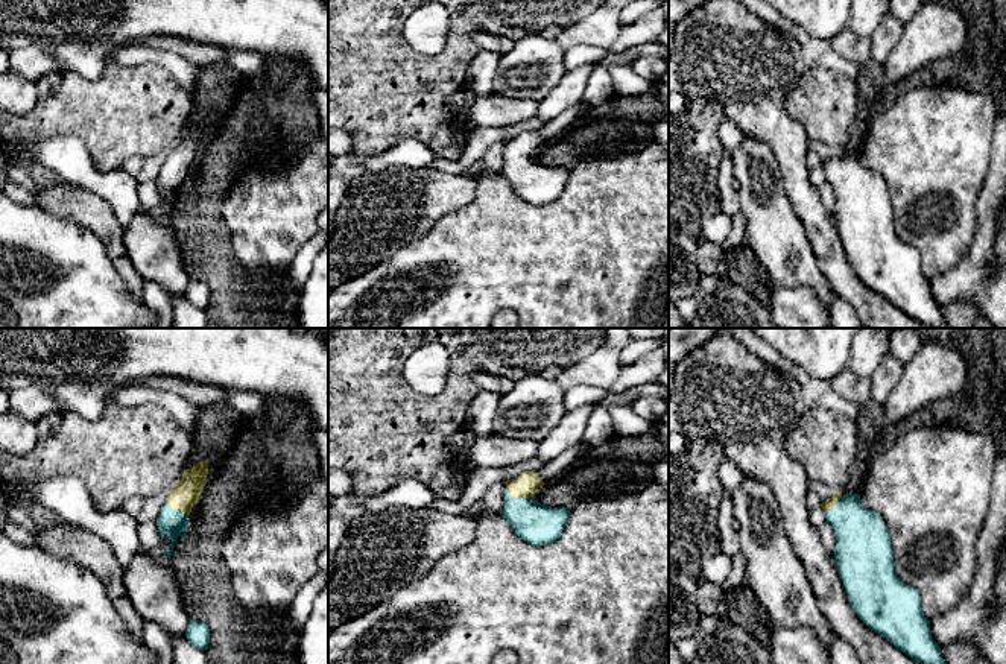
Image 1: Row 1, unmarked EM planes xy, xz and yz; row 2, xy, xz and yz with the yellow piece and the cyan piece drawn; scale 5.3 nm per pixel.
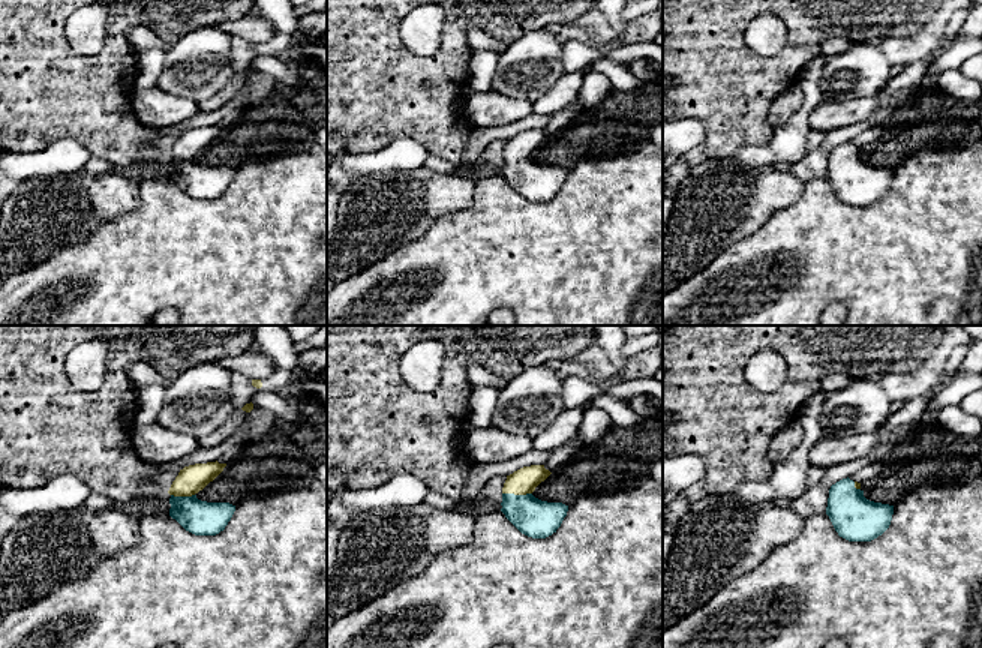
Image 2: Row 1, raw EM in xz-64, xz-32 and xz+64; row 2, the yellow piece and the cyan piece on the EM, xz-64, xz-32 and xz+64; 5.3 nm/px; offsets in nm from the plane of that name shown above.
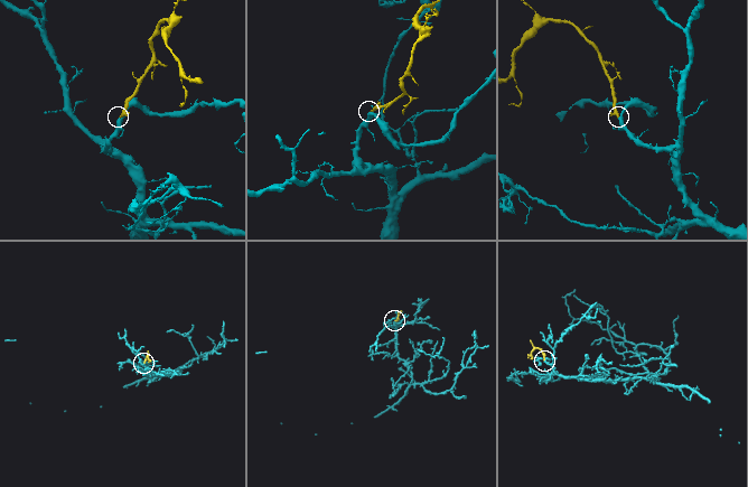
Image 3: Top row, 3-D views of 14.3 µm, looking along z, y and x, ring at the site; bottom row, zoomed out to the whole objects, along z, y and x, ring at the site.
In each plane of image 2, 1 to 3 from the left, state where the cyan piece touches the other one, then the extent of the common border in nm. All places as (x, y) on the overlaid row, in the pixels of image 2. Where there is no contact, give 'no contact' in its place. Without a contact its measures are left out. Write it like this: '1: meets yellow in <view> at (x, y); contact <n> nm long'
1: meets yellow in xz-64 at (183, 495); contact 130 nm long
2: meets yellow in xz-32 at (517, 494); contact 160 nm long
3: meets yellow in xz+64 at (855, 486); contact 60 nm long

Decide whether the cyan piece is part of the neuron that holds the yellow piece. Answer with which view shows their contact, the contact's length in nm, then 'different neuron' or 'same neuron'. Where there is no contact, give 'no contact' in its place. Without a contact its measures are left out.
xz | 170 nm | same neuron

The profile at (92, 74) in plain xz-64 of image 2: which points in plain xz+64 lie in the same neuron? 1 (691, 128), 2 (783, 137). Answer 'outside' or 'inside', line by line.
1: outside
2: outside

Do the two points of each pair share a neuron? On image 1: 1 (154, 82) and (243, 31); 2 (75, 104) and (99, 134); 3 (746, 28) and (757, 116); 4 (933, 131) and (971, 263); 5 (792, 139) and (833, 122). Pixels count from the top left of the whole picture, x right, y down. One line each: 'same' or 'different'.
1: different
2: same
3: same
4: different
5: different

